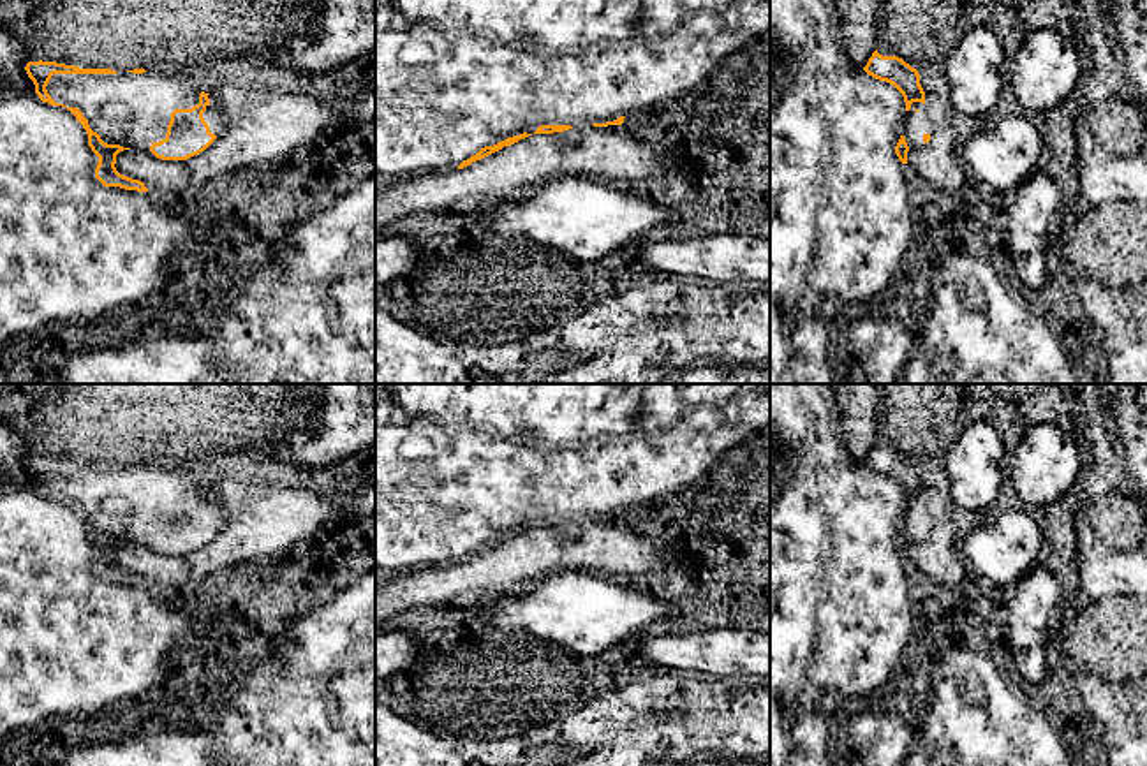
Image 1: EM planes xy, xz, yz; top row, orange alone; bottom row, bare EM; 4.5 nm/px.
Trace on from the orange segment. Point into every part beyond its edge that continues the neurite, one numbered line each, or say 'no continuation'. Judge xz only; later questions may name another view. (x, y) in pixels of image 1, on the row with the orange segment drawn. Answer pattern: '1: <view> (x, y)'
no continuation

